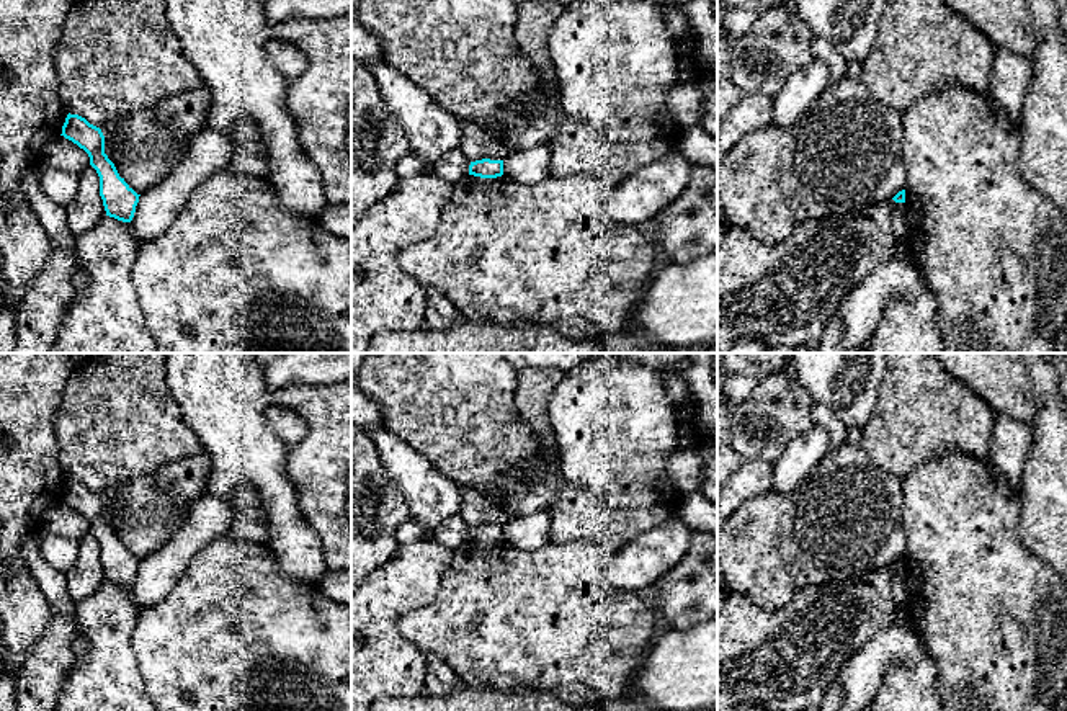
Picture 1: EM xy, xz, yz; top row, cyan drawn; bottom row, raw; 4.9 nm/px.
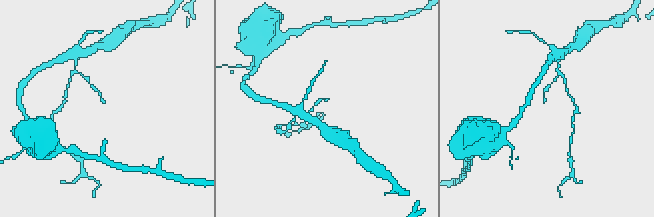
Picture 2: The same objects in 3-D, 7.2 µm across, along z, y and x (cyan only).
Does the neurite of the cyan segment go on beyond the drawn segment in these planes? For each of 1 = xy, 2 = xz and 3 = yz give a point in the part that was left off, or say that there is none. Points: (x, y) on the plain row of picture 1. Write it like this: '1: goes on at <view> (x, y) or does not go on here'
1: does not go on here
2: does not go on here
3: does not go on here

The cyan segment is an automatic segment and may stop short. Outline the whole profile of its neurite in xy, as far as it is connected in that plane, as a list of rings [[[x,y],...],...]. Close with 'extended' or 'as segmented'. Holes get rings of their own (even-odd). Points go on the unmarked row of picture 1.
[[[69,479],[60,502],[88,520],[90,531],[100,543],[100,562],[106,582],[131,588],[141,561],[119,543],[114,530],[105,520],[105,502],[101,495],[90,490],[85,484]]]; as segmented

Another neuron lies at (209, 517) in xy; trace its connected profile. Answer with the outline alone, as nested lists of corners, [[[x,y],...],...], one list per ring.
[[[206,492],[188,513],[186,525],[157,552],[139,562],[131,595],[139,608],[157,605],[181,579],[183,572],[212,539],[229,533],[234,508]]]

